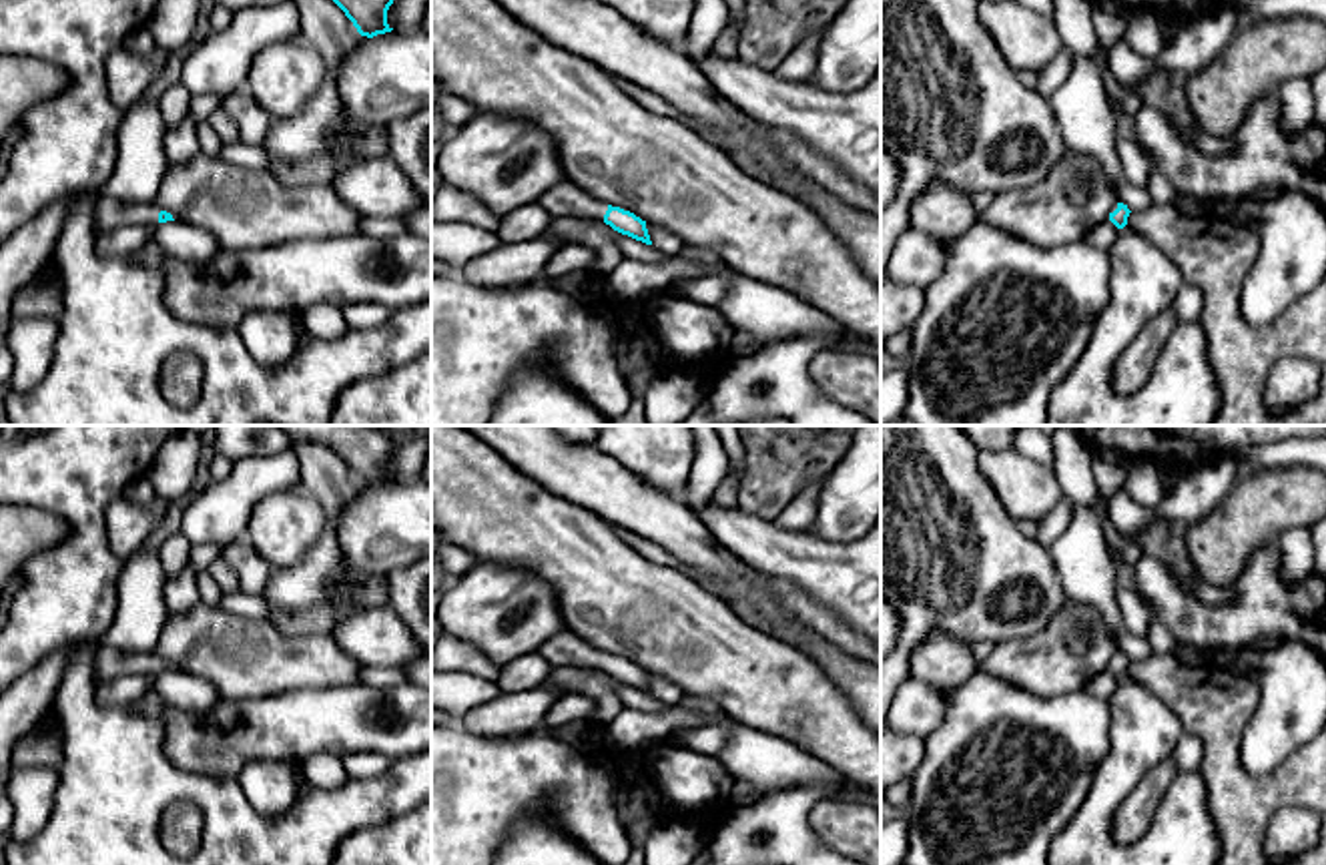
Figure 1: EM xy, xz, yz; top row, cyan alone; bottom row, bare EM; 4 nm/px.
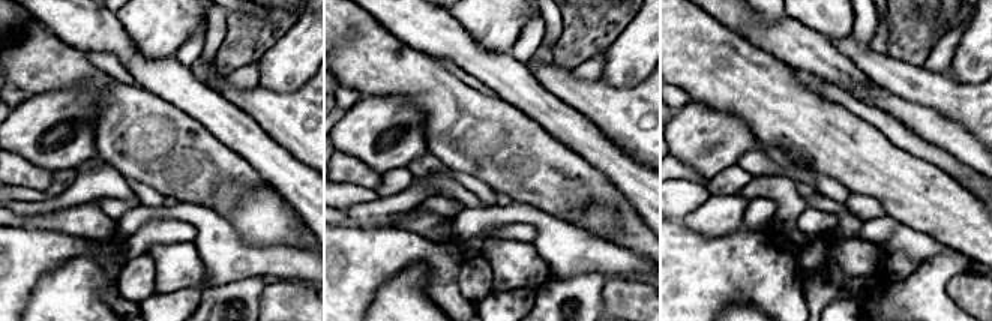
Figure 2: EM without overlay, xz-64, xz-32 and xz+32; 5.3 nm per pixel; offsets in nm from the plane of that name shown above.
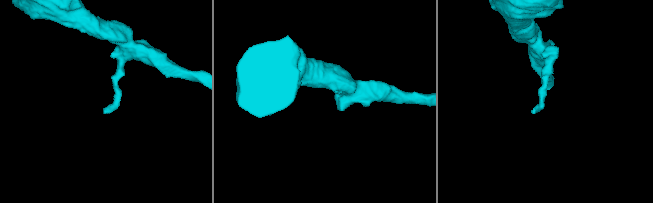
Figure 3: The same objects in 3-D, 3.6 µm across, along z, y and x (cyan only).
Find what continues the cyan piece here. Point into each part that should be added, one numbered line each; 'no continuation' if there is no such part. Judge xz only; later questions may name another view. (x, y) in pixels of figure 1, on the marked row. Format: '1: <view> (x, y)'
1: xz (566, 199)

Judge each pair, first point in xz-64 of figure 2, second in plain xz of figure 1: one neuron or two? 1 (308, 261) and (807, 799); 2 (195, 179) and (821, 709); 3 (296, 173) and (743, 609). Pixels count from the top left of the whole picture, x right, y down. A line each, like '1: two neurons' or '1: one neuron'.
1: two neurons
2: one neuron
3: two neurons

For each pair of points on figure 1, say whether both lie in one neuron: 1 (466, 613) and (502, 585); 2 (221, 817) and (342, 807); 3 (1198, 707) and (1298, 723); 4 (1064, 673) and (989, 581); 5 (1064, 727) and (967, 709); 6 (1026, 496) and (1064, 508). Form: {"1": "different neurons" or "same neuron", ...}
{"1": "same neuron", "2": "same neuron", "3": "different neurons", "4": "different neurons", "5": "same neuron", "6": "different neurons"}

